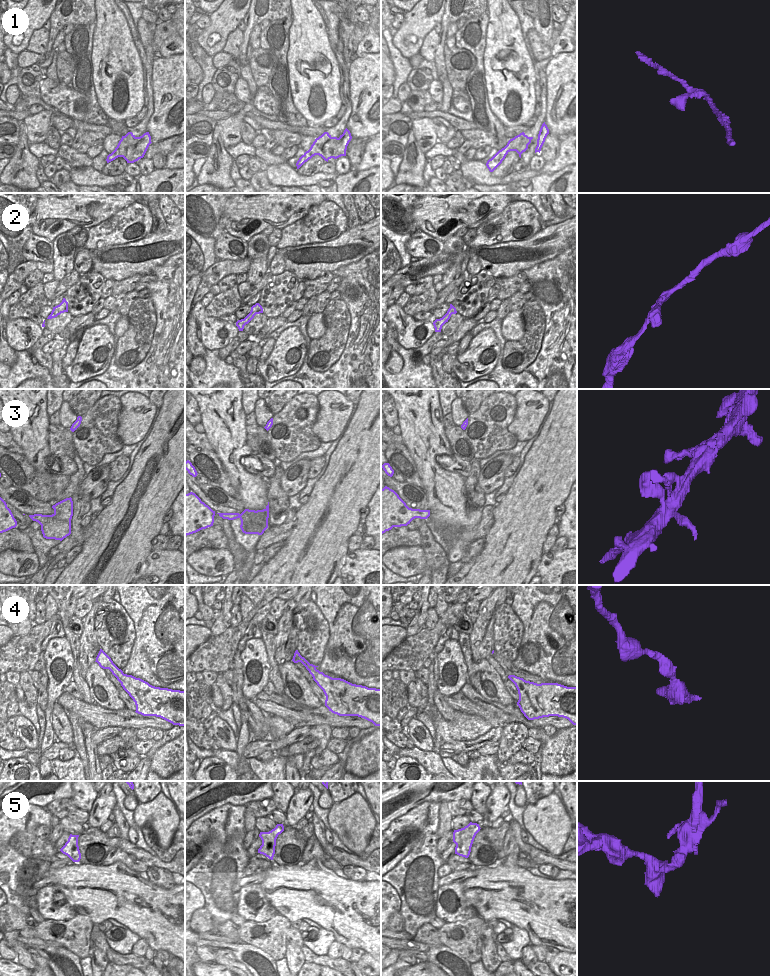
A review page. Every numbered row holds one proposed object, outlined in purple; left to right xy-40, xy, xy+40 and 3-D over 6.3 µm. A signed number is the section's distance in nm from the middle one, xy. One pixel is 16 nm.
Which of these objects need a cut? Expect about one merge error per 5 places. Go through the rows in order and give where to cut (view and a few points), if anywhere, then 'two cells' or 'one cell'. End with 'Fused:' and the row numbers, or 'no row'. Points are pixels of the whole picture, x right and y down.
1: cut none; one cell
2: cut none; one cell
3: cut none; one cell
4: cut none; one cell
5: cut xy-40 (67, 841), (74, 843), (78, 848); two cells
Fused: 5

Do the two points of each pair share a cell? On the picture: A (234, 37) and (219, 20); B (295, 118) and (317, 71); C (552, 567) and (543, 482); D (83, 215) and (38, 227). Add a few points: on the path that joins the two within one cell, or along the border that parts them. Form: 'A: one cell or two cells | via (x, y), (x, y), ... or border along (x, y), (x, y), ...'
A: two cells | border along (237, 27), (228, 35), (222, 50)
B: two cells | border along (290, 89), (292, 103), (306, 120), (307, 125)
C: two cells | border along (543, 552), (536, 573)
D: one cell | via (72, 215), (56, 215), (49, 222)

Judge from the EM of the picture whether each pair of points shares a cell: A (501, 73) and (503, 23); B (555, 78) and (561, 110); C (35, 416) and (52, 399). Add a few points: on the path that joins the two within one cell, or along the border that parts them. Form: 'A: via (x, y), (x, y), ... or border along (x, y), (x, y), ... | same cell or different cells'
A: via (498, 61), (494, 56), (503, 47), (503, 35) | same cell
B: via (563, 85), (564, 102) | same cell
C: border along (46, 399), (46, 413), (49, 416) | different cells

